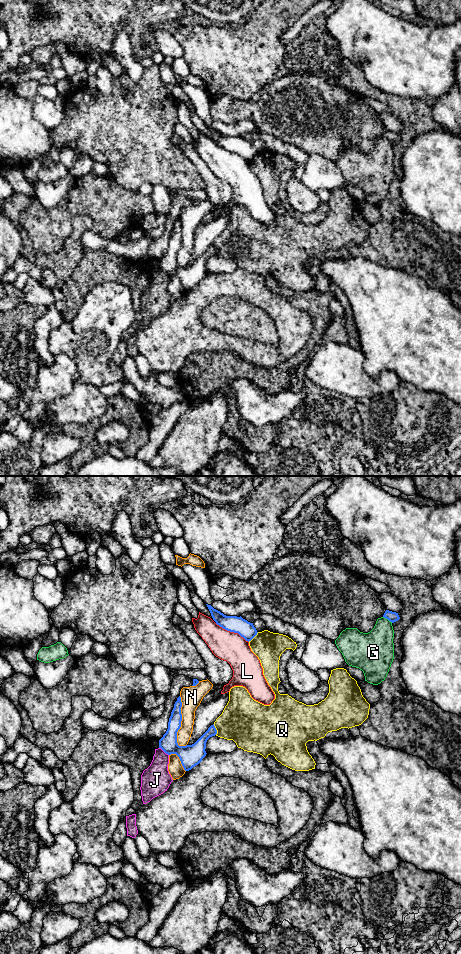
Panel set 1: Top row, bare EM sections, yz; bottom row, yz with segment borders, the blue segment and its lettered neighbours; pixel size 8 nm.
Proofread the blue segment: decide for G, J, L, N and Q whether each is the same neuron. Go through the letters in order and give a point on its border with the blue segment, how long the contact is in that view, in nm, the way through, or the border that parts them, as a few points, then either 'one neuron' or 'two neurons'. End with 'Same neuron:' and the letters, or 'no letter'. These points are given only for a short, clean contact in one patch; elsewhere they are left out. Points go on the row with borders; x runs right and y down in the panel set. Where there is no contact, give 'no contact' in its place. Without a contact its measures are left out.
G: contact yz (388, 619); length 90 nm; two neurons
J: contact yz (164, 751); length 100 nm; border yz (159, 747), (168, 755); two neurons
L: contact yz (232, 631); length 320 nm; two neurons
N: contact yz (180, 724); length 420 nm; two neurons
Q: contact yz (253, 637); length 120 nm; two neurons
Same neuron: no letter

